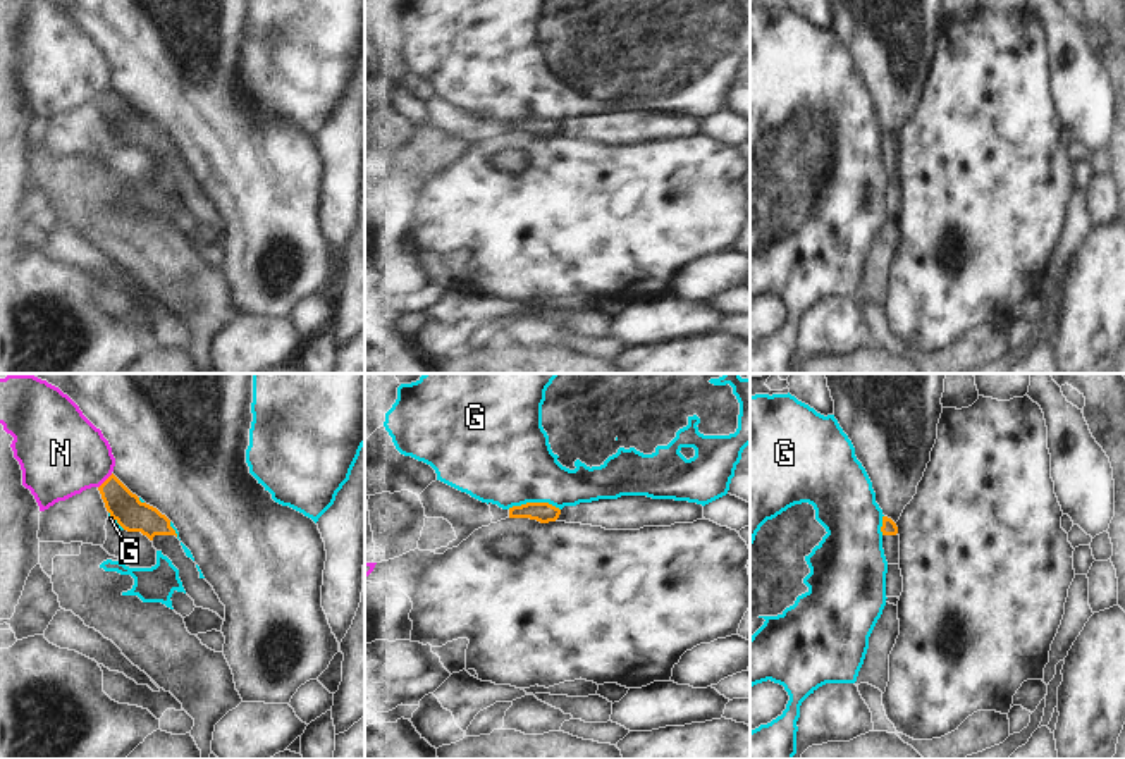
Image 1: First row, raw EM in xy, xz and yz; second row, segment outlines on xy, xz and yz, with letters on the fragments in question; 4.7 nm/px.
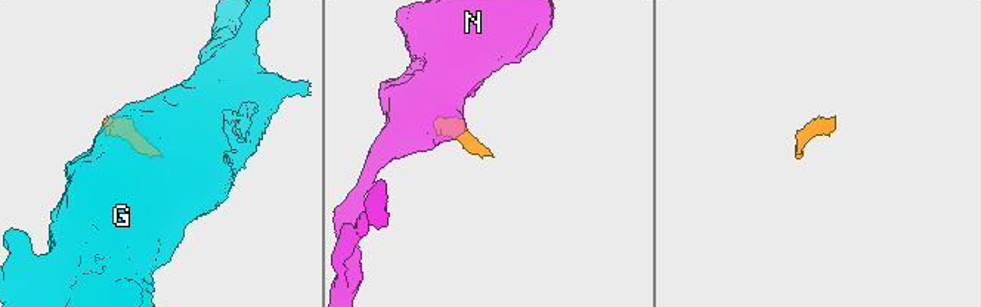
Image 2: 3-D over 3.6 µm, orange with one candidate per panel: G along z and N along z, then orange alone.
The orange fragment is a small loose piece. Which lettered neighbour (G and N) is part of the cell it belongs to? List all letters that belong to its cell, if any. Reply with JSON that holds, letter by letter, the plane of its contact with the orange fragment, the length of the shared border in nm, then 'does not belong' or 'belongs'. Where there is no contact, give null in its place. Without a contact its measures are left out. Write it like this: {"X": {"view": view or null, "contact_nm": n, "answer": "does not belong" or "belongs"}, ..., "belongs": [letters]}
{"G": {"view": "xz", "contact_nm": 240, "answer": "does not belong"}, "N": {"view": "xy", "contact_nm": 100, "answer": "does not belong"}, "belongs": []}

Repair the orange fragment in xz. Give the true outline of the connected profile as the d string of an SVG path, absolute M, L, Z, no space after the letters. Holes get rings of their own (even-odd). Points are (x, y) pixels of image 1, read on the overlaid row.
M526 503L509 508L509 518L530 518L540 523L556 521L559 515L561 509L549 503Z

